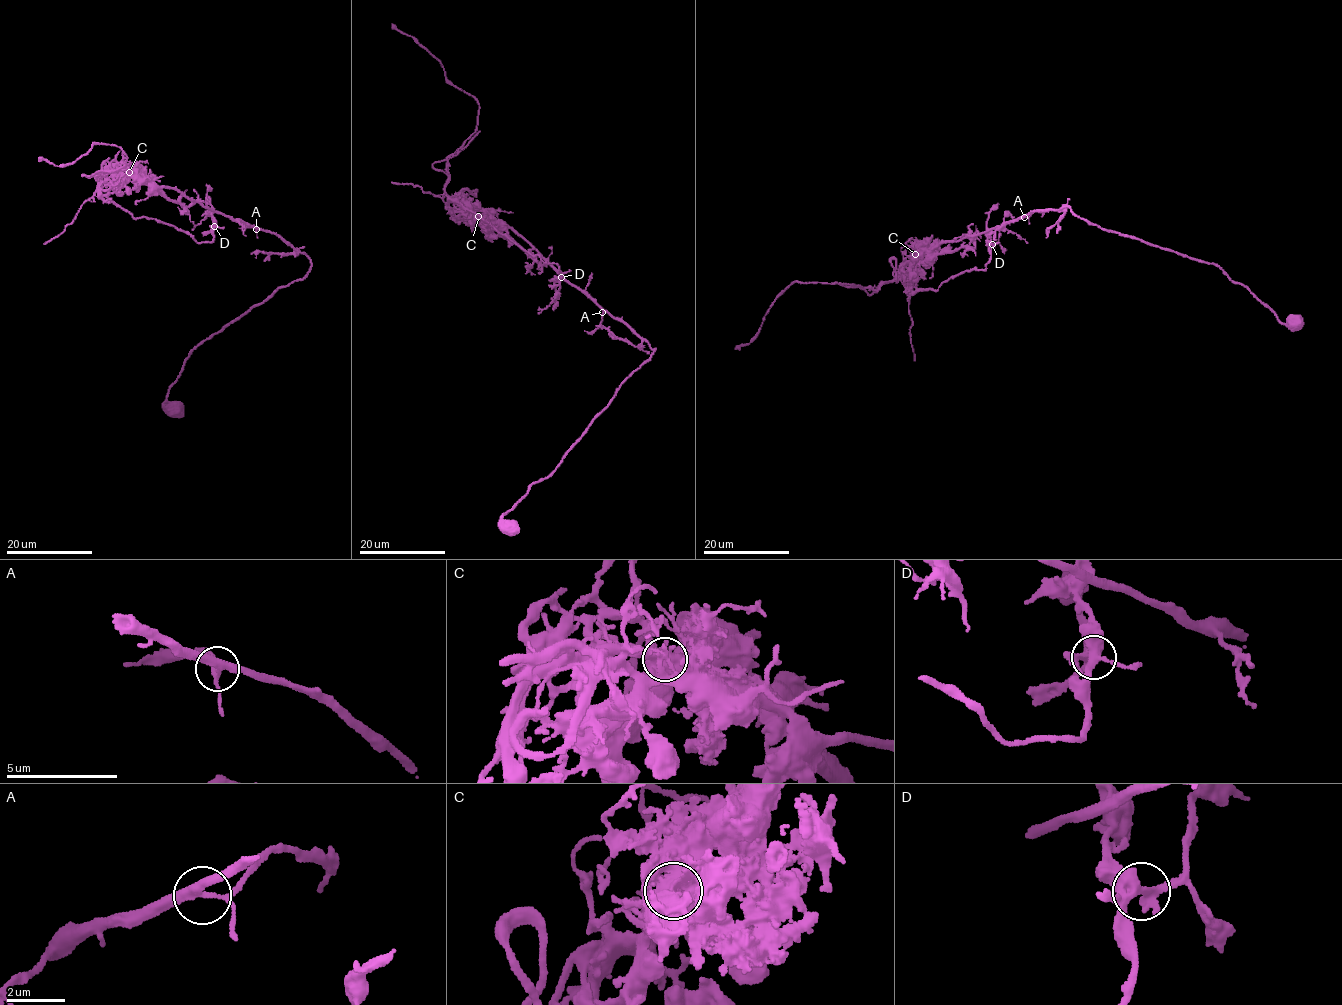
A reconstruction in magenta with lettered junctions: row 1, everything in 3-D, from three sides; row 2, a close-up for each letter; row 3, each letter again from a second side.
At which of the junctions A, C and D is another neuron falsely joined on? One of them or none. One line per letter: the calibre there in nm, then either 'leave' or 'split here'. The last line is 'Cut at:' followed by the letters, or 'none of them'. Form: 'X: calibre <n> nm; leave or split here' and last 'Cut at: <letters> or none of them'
A: calibre 260 nm; leave
C: calibre 550 nm; split here
D: calibre 400 nm; leave
Cut at: C

